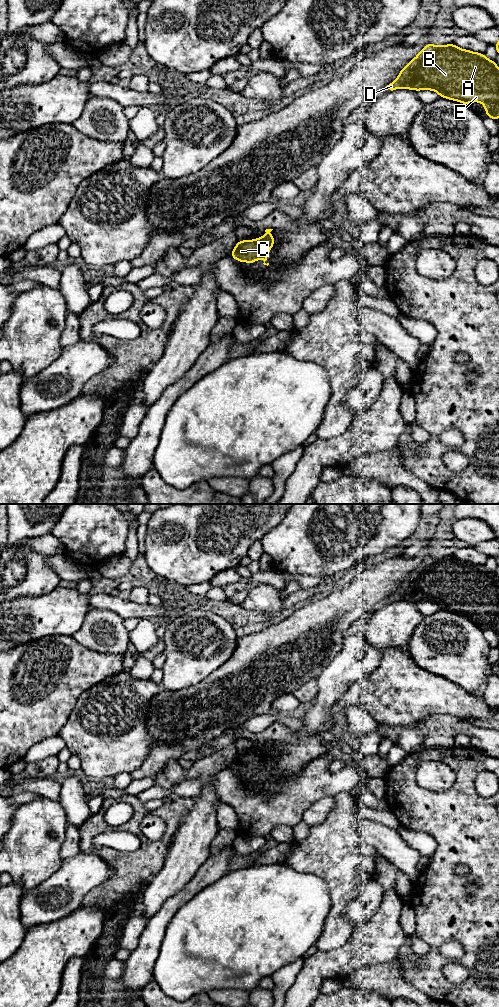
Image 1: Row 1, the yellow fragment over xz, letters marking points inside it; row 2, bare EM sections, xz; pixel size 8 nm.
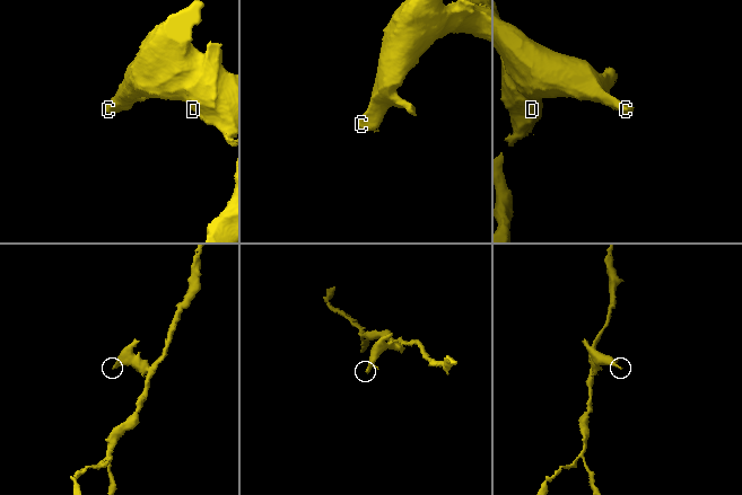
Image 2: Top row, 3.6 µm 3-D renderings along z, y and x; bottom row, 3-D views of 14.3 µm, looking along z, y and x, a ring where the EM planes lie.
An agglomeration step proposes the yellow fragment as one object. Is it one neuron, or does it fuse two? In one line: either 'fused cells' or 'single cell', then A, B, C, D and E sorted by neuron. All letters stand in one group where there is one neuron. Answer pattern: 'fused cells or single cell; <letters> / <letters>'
single cell; A B C D E

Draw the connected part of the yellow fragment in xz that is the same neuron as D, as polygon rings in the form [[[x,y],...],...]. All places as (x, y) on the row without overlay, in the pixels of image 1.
[[[429,554],[418,567],[411,572],[398,587],[398,590],[386,598],[396,601],[433,602],[449,612],[465,617],[482,614],[486,628],[499,632],[499,580],[495,573],[489,572],[484,565],[464,562],[455,556],[435,558]]]

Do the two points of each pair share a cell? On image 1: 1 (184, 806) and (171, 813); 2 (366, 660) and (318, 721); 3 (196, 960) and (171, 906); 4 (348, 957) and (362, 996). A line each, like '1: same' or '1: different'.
1: same
2: same
3: different
4: different

